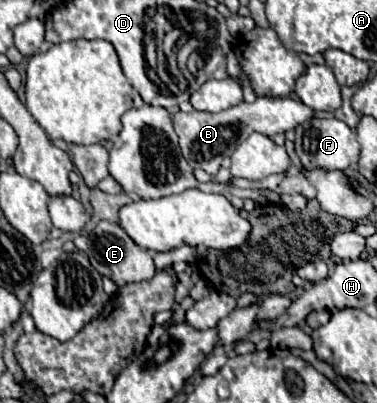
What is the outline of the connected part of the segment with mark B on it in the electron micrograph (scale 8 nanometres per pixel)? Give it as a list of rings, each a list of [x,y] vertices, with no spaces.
[[[258,96],[254,102],[242,102],[236,104],[224,112],[210,114],[210,112],[178,112],[174,116],[174,130],[180,136],[180,148],[186,158],[186,162],[192,168],[202,168],[210,176],[216,176],[220,170],[222,158],[230,156],[234,148],[244,142],[252,132],[260,132],[268,138],[274,134],[294,130],[298,124],[310,120],[314,116],[314,110],[302,104],[300,100],[292,98],[268,98],[268,96]]]

